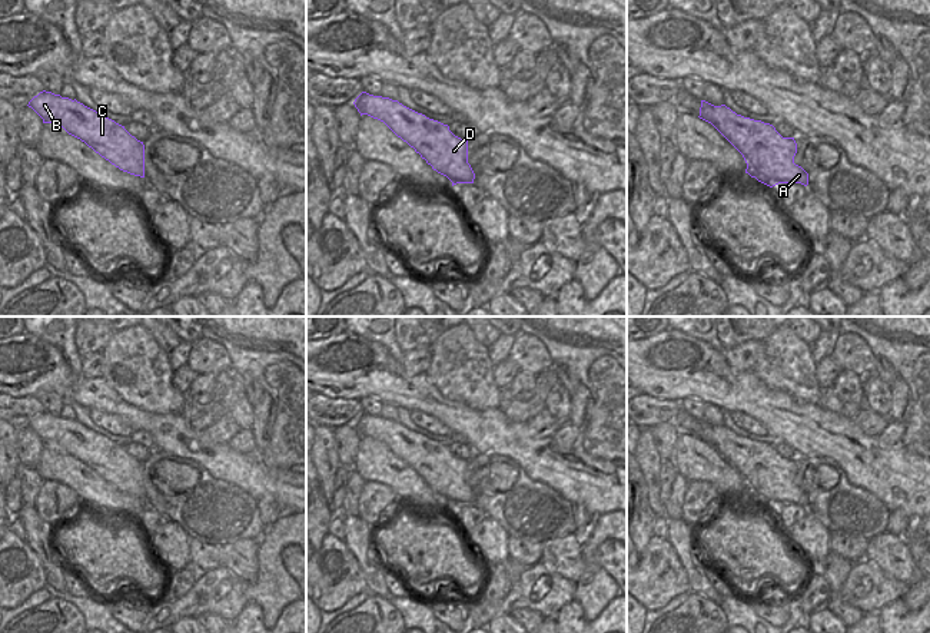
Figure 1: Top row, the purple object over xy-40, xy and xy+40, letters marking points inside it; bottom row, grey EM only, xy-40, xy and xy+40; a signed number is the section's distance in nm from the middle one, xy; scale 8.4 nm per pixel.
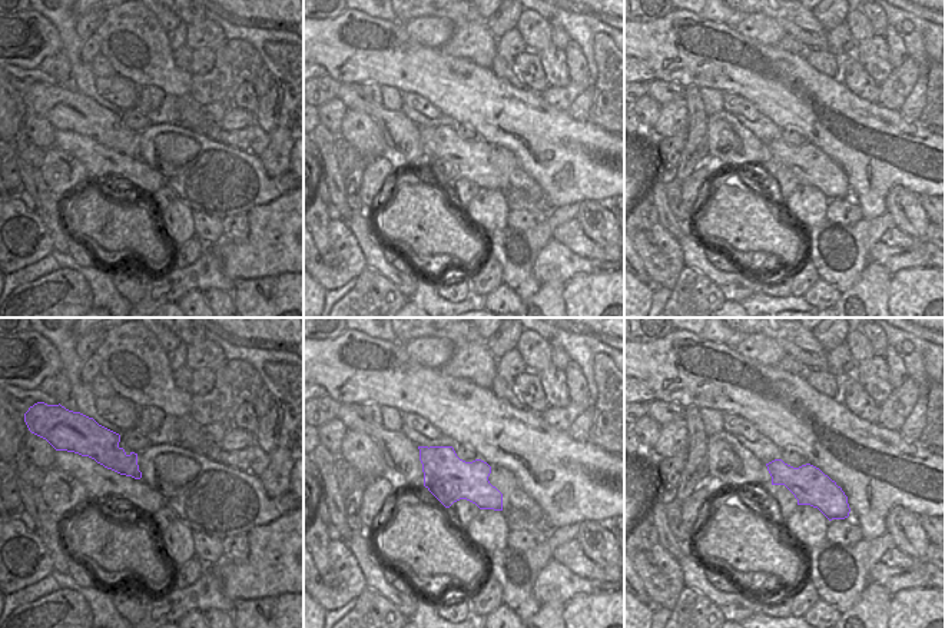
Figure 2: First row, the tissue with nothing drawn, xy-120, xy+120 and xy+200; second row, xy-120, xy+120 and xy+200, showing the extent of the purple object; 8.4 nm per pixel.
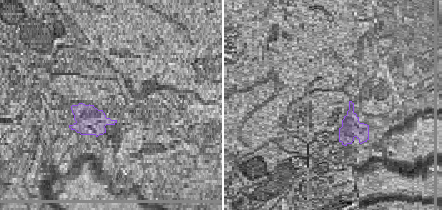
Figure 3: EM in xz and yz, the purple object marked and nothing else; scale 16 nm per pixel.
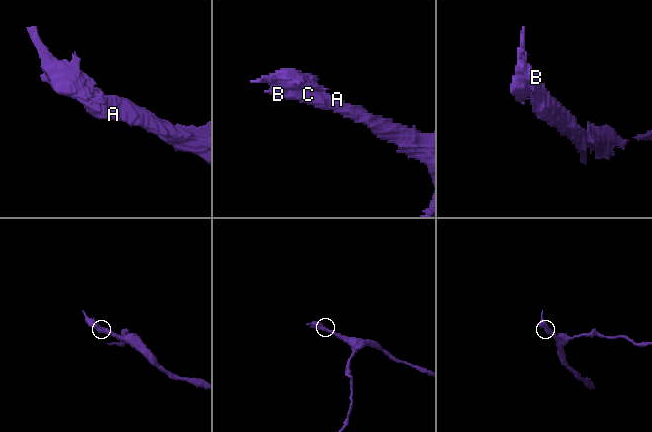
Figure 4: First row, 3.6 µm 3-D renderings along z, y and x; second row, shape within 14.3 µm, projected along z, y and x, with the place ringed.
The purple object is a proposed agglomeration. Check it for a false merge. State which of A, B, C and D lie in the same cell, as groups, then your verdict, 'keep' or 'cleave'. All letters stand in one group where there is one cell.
A C D / B | cleave

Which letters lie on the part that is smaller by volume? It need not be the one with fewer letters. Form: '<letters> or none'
B

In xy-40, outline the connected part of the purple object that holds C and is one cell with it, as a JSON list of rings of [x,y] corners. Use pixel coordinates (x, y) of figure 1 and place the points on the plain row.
[[[79,437],[76,448],[66,453],[120,491],[145,498],[145,465],[124,447],[103,445],[90,437]]]

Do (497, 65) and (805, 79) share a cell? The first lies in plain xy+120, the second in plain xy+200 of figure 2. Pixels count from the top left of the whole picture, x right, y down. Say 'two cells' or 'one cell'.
two cells

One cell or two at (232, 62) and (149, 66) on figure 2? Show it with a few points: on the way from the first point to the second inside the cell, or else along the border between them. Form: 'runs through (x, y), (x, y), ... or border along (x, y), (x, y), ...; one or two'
runs through (212, 82), (178, 83), (169, 79); one

